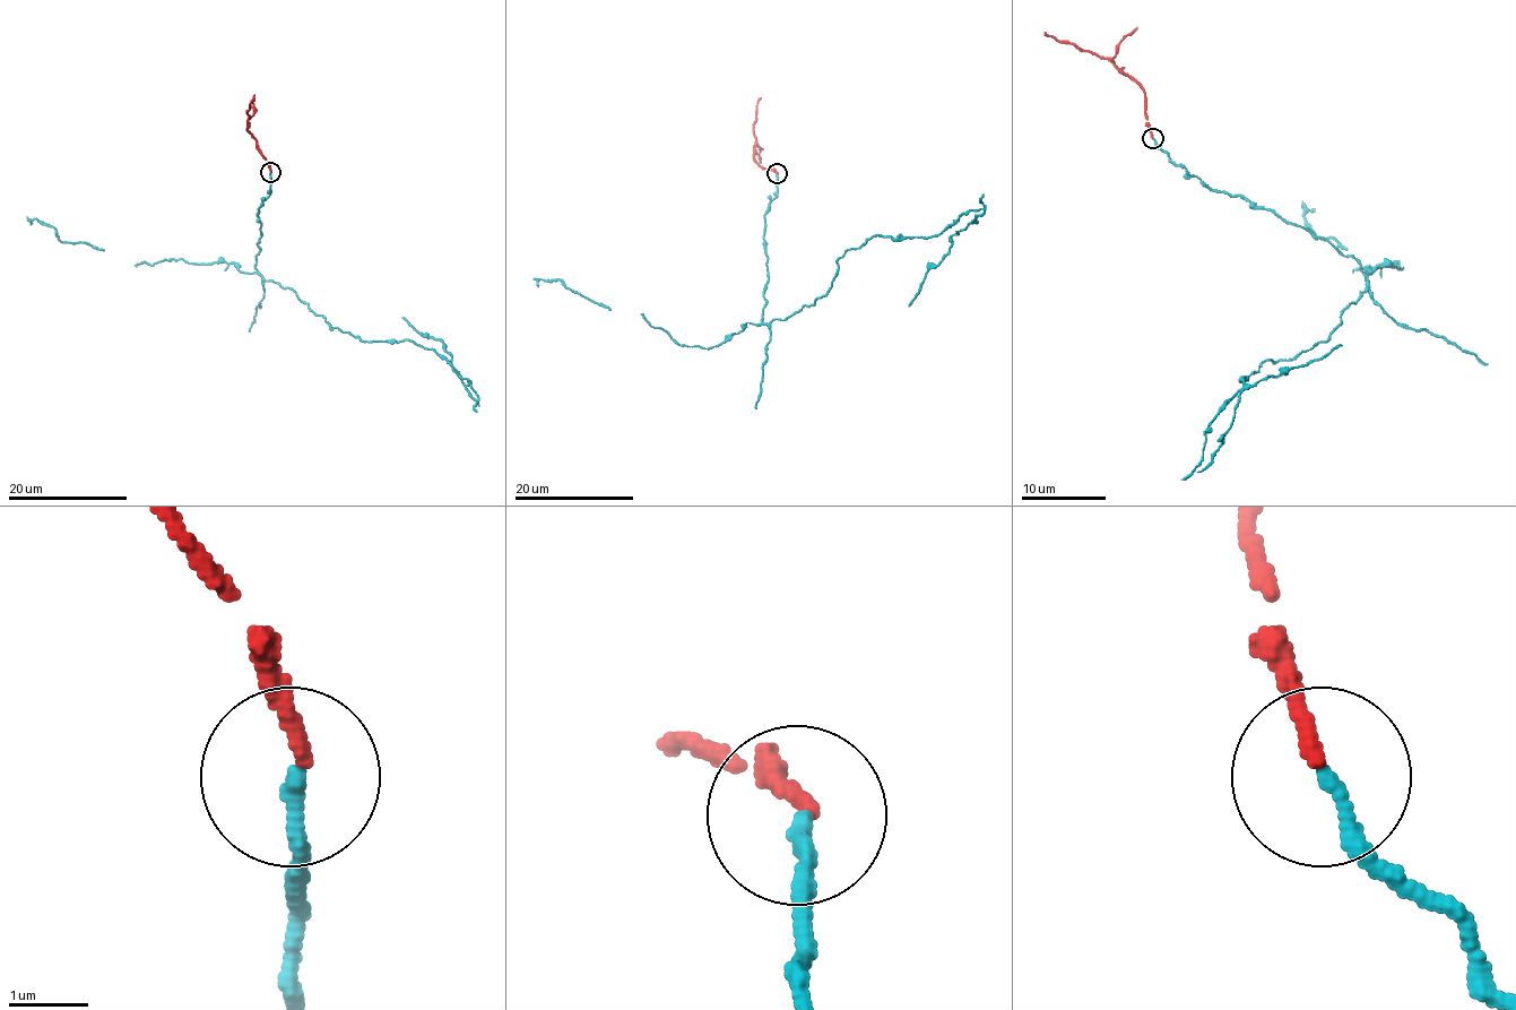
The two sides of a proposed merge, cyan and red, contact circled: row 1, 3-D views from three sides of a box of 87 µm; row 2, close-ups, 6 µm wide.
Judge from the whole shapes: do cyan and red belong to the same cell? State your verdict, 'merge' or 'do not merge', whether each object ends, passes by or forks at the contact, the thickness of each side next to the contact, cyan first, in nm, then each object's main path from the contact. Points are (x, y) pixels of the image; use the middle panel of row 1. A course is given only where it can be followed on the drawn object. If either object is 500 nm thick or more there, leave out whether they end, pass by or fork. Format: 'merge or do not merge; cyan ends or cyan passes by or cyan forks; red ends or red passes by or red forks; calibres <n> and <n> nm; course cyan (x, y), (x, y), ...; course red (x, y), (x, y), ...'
do not merge; cyan ends; red ends; calibres 200 and 190 nm; course cyan (777, 174), (764, 325), (824, 294), (848, 250), (938, 235), (985, 205), (909, 307); course red (777, 174), (754, 160), (753, 128), (760, 98)

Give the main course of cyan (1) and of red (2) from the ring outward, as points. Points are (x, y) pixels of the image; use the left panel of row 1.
1: (270, 172), (257, 213), (258, 274), (291, 288), (330, 328), (432, 350), (478, 406), (443, 342), (403, 318)
2: (270, 172), (257, 139), (248, 130), (247, 111), (253, 97)

